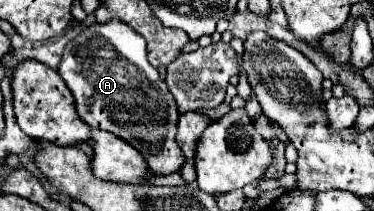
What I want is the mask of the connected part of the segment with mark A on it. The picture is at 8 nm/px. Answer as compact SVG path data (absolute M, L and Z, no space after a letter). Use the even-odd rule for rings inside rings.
M110 20L106 24L92 24L80 36L70 40L62 52L62 62L58 74L70 88L76 104L78 116L90 126L98 130L112 132L126 142L130 142L138 152L142 152L146 164L150 166L150 174L168 176L180 172L186 158L176 144L176 124L178 124L178 108L176 100L170 94L166 82L160 78L158 70L146 58L146 40L138 36L128 24L120 20Z

